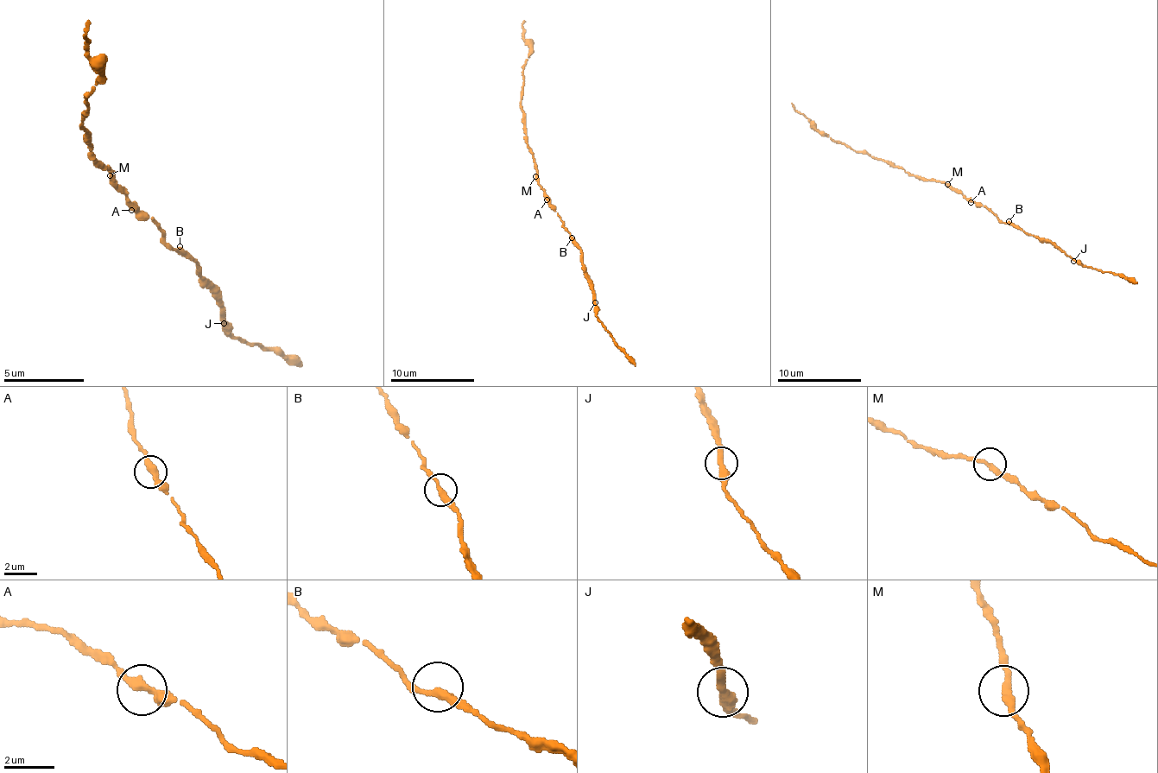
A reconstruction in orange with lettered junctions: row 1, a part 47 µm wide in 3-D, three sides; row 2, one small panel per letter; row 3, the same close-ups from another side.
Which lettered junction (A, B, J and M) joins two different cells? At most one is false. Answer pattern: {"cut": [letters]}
{"cut": []}

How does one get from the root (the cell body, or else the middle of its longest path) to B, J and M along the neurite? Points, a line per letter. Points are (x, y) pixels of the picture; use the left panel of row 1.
B: (136, 206), (159, 226), (163, 238), (175, 250), (180, 246)
J: (136, 206), (159, 226), (163, 238), (175, 250), (195, 262), (195, 270), (211, 287), (224, 323)
M: (136, 206), (115, 186), (115, 178), (111, 174)

